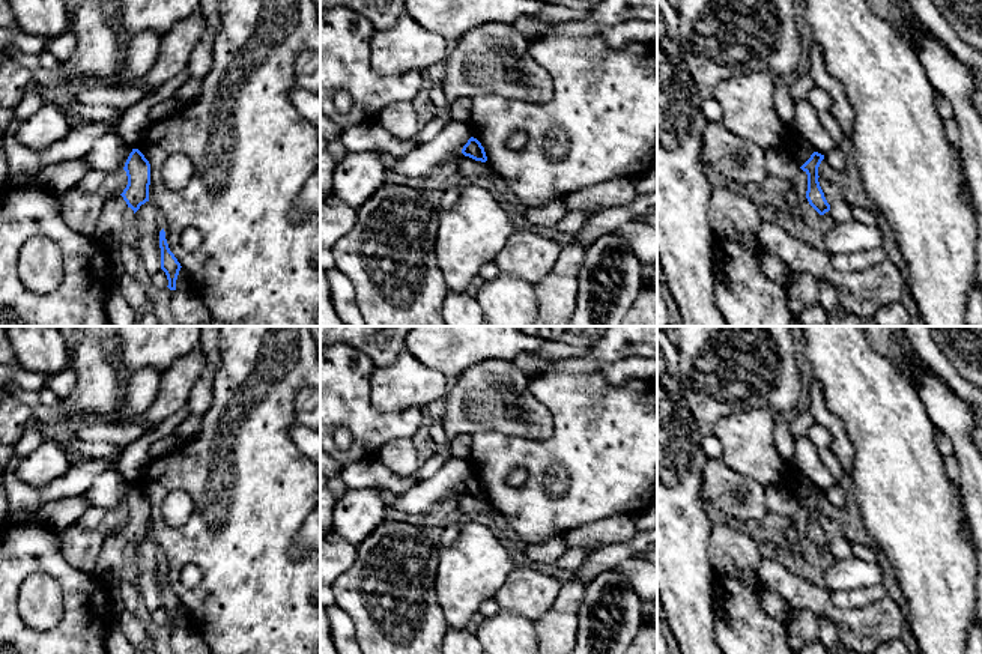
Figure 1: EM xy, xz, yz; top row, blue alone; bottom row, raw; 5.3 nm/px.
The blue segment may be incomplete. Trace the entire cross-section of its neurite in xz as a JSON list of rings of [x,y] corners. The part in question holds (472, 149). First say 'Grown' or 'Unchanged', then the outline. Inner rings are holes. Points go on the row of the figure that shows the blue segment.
Unchanged. [[[471,137],[471,138],[468,140],[468,143],[463,146],[462,153],[463,153],[465,156],[469,156],[469,158],[475,159],[475,161],[481,161],[481,162],[486,162],[486,161],[487,161],[484,147],[483,147],[481,143],[480,143],[477,138],[474,138],[474,137]]]

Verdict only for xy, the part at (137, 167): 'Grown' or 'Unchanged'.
Unchanged

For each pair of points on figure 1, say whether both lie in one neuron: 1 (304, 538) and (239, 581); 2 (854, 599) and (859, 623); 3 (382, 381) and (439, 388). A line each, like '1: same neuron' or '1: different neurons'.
1: different neurons
2: different neurons
3: same neuron

